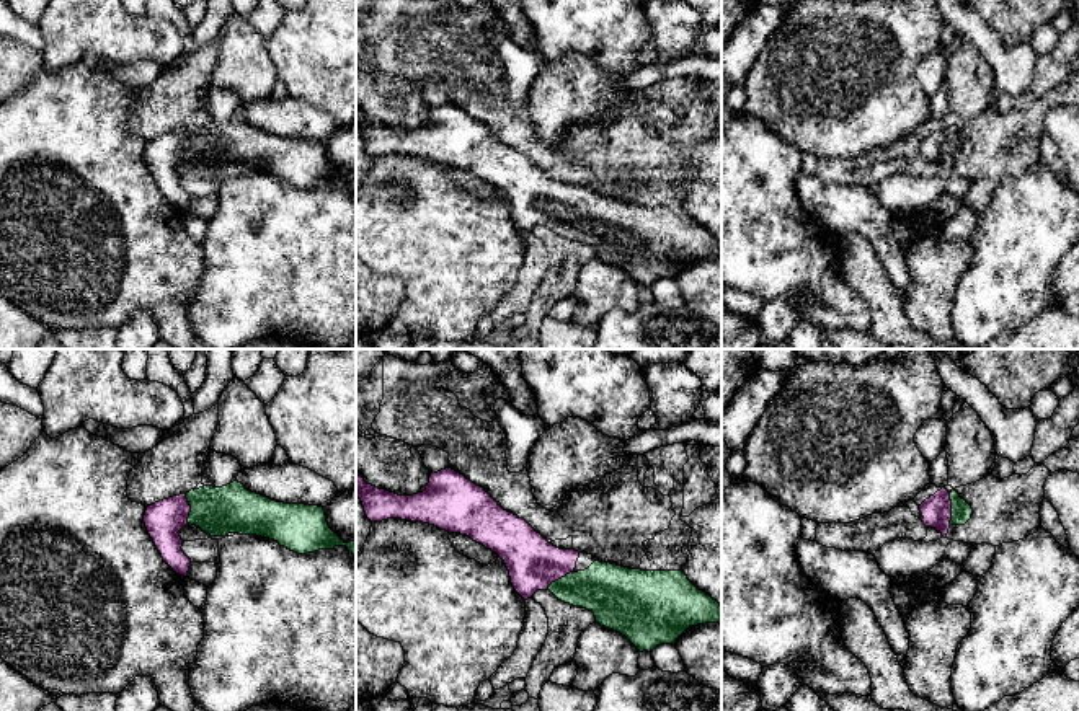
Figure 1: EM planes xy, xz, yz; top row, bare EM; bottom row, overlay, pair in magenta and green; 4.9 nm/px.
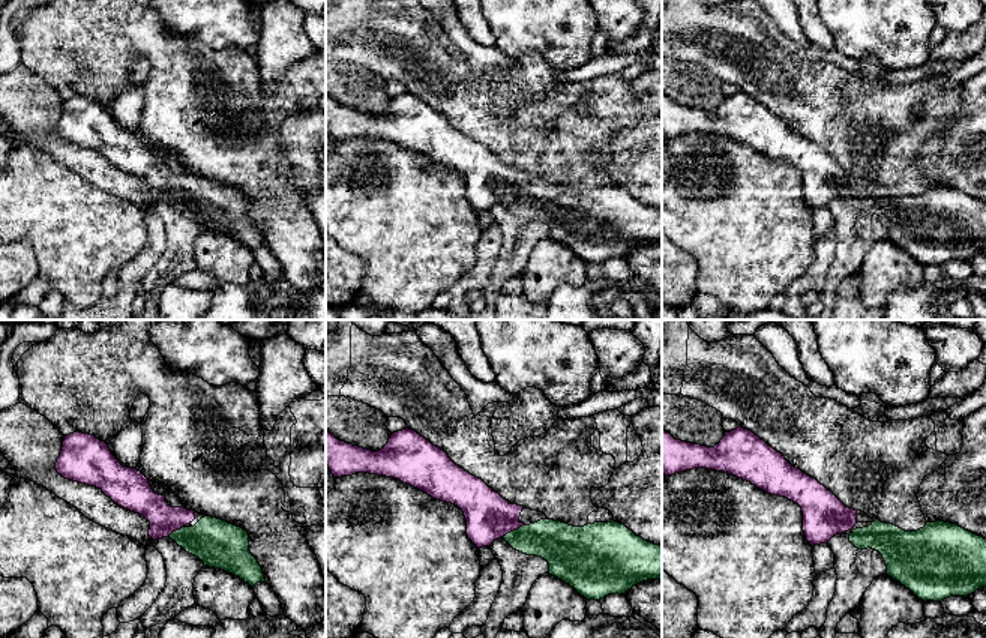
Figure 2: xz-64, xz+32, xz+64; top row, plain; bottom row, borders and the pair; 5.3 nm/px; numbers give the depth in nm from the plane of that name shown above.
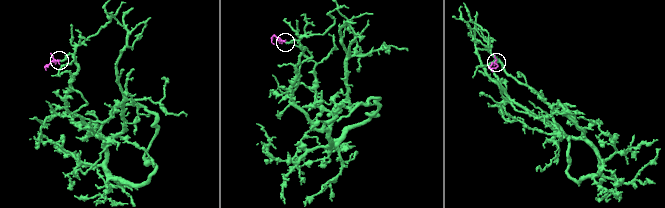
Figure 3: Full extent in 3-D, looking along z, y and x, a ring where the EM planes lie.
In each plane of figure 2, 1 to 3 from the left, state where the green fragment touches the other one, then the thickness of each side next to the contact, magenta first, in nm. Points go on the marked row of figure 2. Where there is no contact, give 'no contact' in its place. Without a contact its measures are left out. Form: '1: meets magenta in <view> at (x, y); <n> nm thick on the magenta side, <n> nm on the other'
1: meets magenta in xz-64 at (176, 529); 160 nm thick on the magenta side, 260 nm on the other
2: meets magenta in xz+32 at (512, 530); 240 nm thick on the magenta side, 220 nm on the other
3: no contact

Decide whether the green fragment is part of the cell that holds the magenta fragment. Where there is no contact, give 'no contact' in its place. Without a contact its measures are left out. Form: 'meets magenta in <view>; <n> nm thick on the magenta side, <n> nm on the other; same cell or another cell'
meets magenta in yz; 140 nm thick on the magenta side, 100 nm on the other; same cell

